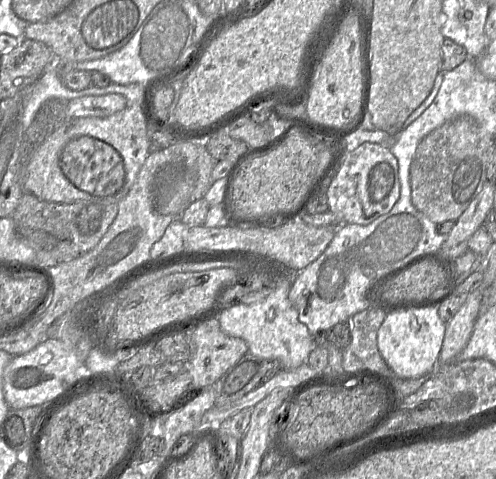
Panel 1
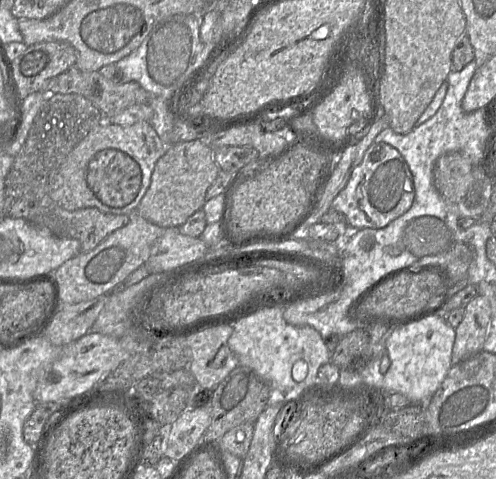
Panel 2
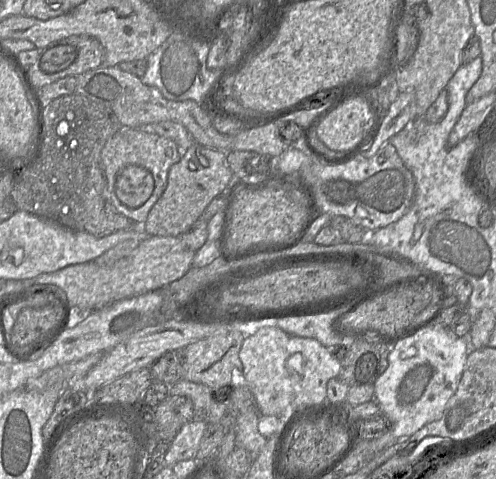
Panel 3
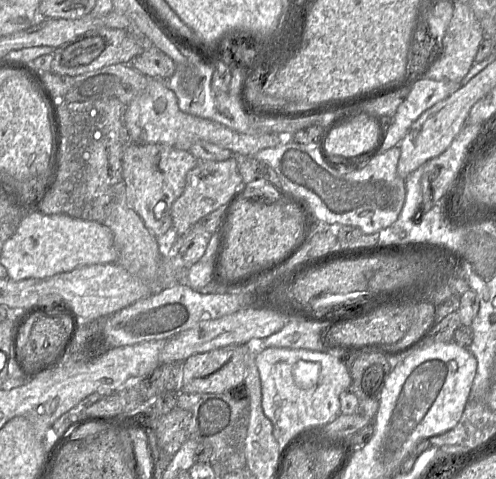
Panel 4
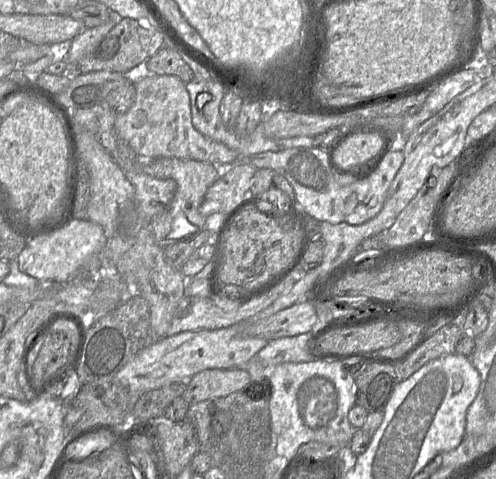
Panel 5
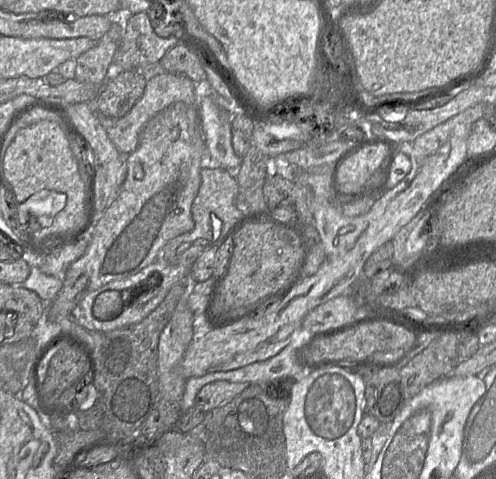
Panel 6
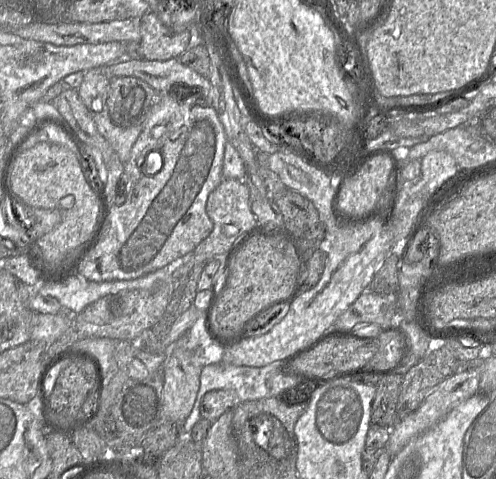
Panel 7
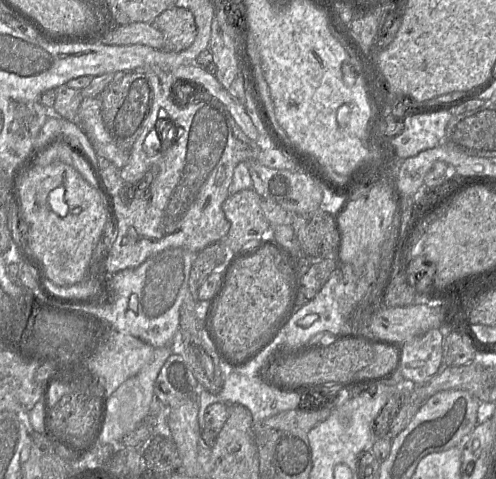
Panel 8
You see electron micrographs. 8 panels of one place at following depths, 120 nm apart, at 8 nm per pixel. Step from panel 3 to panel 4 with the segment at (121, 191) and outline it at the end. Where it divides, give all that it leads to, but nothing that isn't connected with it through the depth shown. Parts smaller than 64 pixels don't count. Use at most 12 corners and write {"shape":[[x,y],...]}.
{"shape":[[131,143],[127,203],[155,236],[198,161],[166,144]]}

